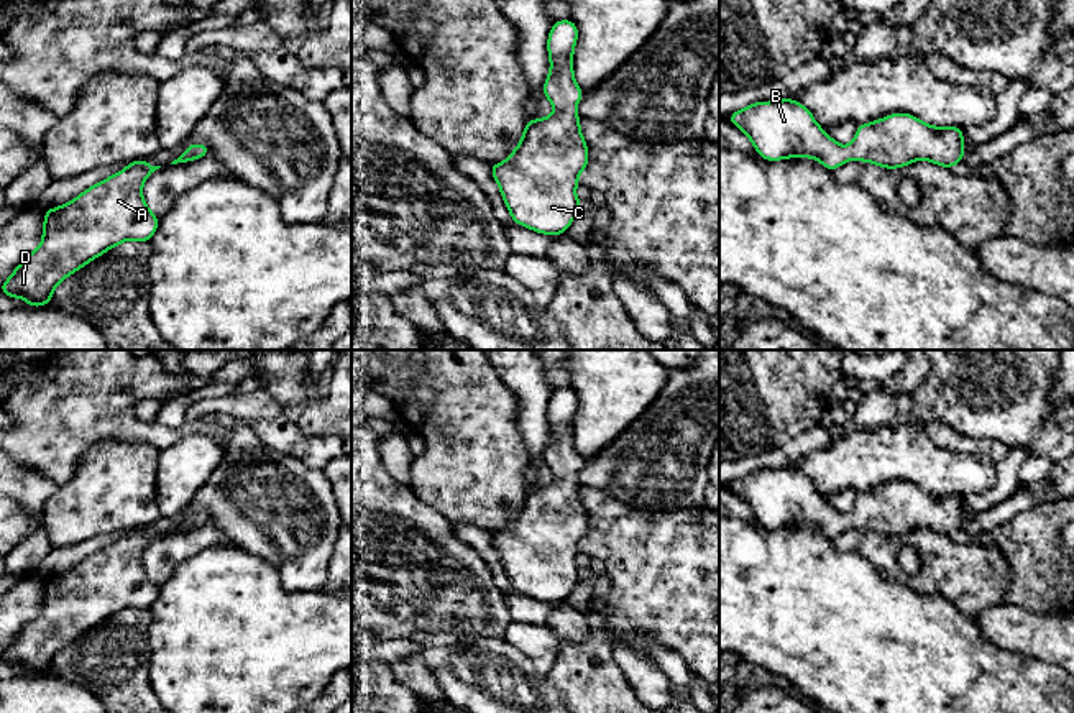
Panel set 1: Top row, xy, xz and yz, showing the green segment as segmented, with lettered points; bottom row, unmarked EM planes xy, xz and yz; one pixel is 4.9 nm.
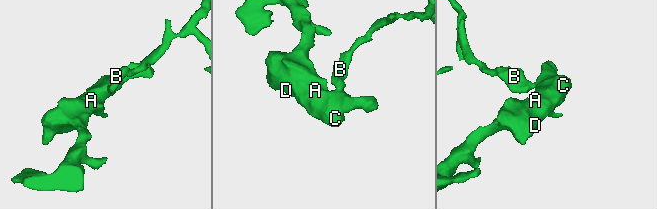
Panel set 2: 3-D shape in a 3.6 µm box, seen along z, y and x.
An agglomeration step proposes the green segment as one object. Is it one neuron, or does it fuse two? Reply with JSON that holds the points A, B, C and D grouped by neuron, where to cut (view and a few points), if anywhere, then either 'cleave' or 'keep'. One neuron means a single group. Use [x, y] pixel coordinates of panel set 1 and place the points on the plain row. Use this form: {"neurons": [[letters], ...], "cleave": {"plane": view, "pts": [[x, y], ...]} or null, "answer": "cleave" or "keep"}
{"neurons": [["A", "B", "C", "D"]], "cleave": null, "answer": "keep"}

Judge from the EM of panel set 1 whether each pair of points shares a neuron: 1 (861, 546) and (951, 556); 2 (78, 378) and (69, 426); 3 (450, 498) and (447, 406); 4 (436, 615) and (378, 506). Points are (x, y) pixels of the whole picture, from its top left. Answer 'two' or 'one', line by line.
1: one
2: one
3: one
4: one

